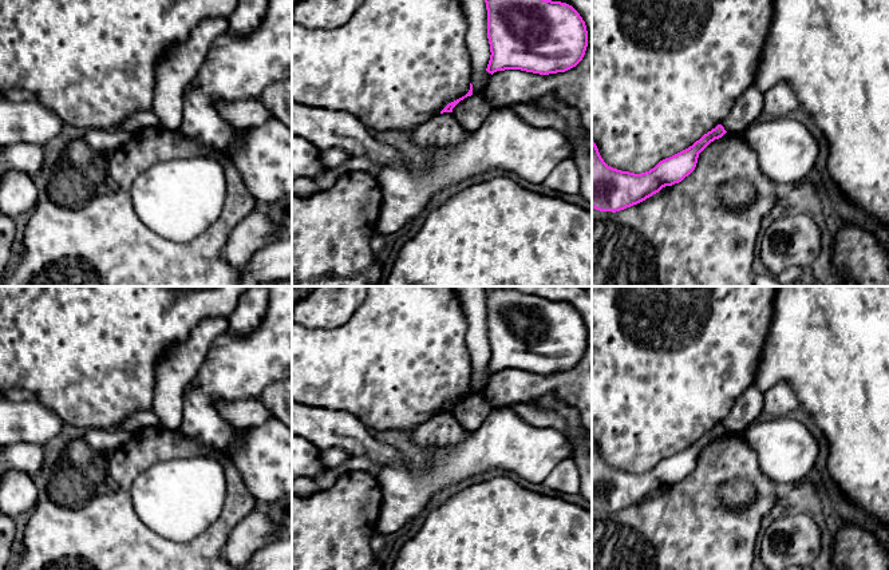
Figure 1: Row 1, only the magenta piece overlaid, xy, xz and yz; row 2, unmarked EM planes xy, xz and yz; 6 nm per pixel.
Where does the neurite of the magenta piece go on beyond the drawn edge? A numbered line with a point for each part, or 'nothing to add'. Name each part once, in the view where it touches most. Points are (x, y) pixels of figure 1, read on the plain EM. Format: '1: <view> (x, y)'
nothing to add

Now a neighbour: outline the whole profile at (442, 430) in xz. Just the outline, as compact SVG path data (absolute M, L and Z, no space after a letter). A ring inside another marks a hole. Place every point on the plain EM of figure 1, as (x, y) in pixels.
M443 412L412 430L410 442L431 451L432 448L462 443L469 435L470 432L458 423L453 412Z

